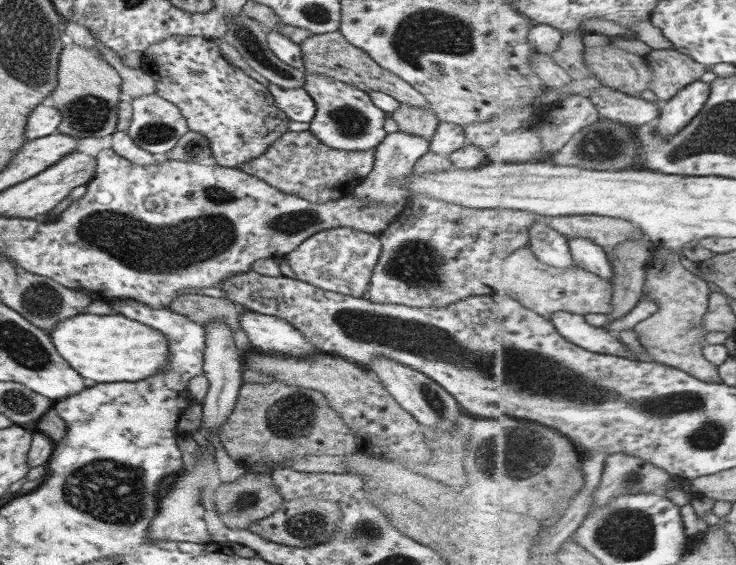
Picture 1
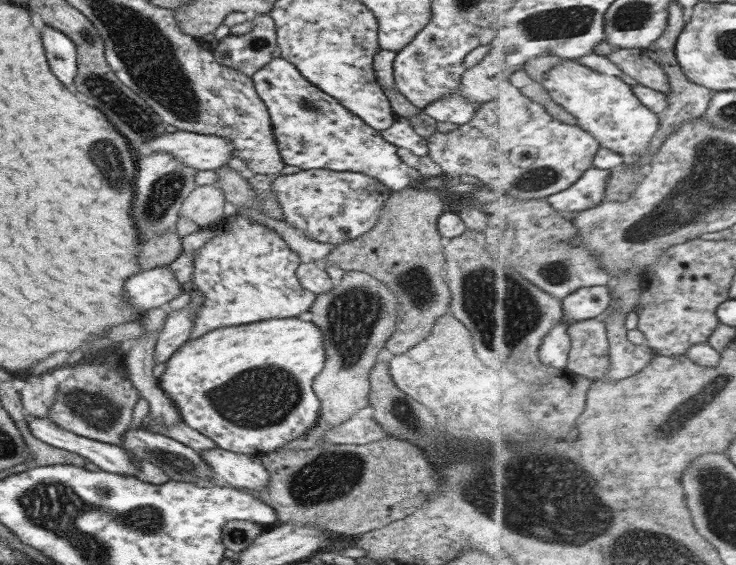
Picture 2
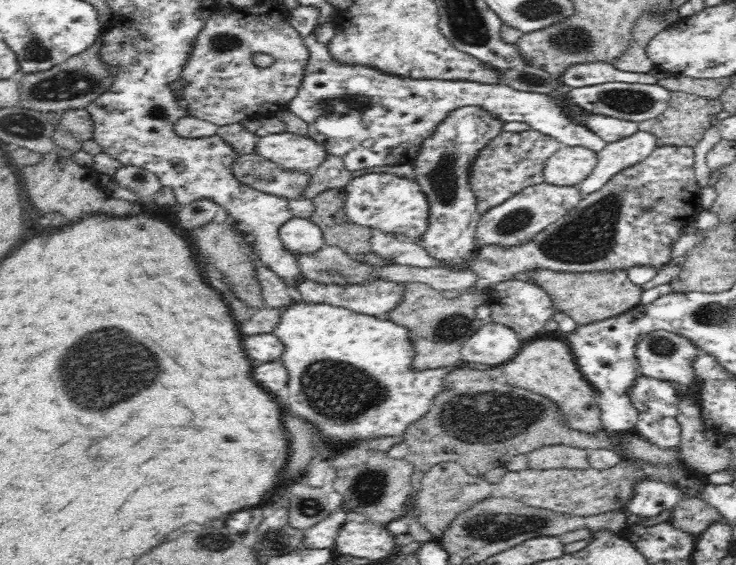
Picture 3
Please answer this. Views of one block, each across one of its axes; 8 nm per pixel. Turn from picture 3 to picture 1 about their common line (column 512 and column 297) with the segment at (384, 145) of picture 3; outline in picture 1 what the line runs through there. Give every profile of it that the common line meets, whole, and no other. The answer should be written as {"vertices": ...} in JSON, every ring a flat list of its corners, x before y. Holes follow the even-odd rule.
{"vertices":[[274,83,267,87,272,94,276,107,294,122,310,122,315,115,316,108,314,100,303,90,303,88,286,89]]}

